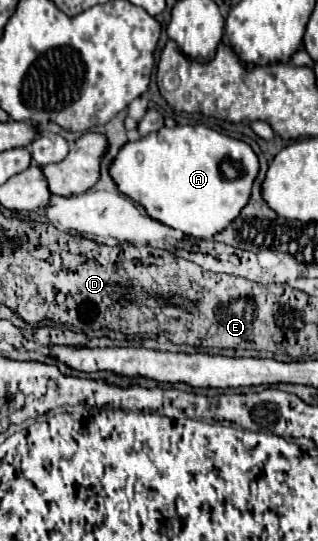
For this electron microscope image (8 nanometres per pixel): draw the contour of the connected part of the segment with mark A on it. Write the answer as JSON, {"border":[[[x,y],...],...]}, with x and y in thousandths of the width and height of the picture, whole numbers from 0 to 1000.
{"border":[[[638,229],[550,233],[475,244],[437,262],[399,262],[349,303],[349,325],[374,351],[437,373],[462,396],[550,425],[575,425],[601,440],[670,440],[701,429],[777,381],[796,336],[814,322],[814,292],[764,259],[689,248]]]}

